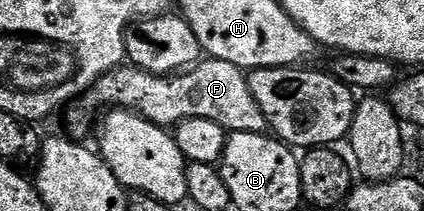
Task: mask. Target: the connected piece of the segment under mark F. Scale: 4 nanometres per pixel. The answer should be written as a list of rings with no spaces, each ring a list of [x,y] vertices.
[[[205,57],[199,64],[167,76],[151,74],[145,70],[137,70],[131,64],[125,64],[102,75],[88,89],[88,93],[83,95],[83,102],[85,111],[72,109],[67,111],[69,112],[67,133],[76,140],[84,140],[87,136],[88,129],[92,126],[92,118],[88,114],[94,113],[99,106],[131,110],[155,126],[165,128],[174,128],[188,118],[201,118],[214,120],[229,132],[262,134],[268,130],[266,116],[262,108],[258,108],[254,92],[250,92],[248,74],[234,64],[226,64],[226,60],[217,58]]]

